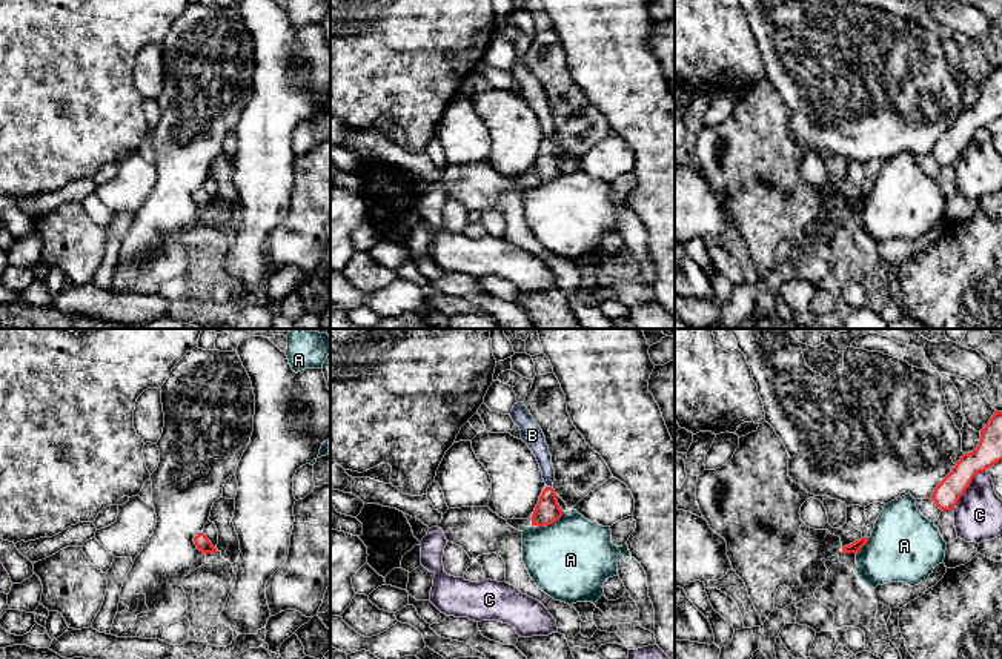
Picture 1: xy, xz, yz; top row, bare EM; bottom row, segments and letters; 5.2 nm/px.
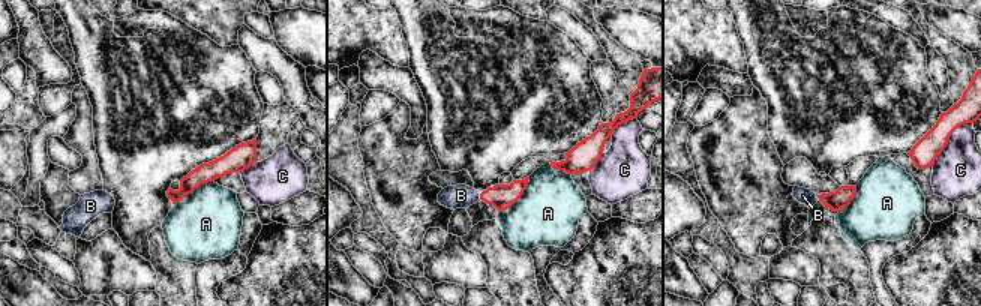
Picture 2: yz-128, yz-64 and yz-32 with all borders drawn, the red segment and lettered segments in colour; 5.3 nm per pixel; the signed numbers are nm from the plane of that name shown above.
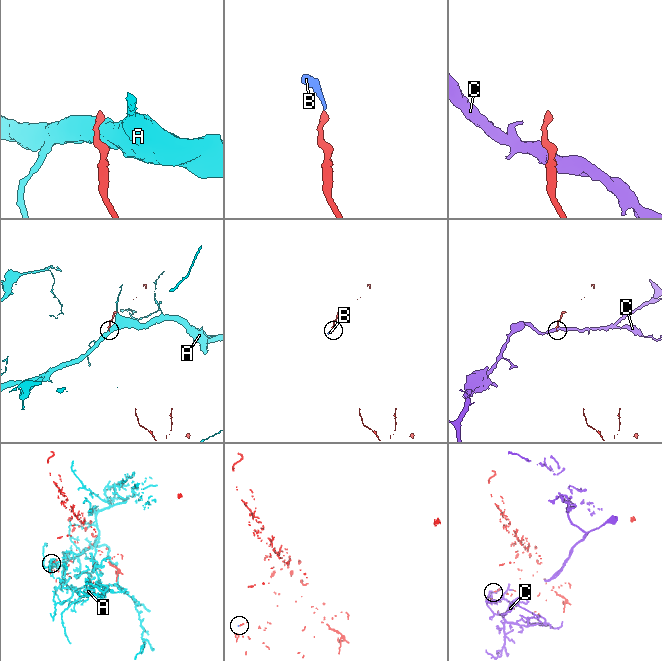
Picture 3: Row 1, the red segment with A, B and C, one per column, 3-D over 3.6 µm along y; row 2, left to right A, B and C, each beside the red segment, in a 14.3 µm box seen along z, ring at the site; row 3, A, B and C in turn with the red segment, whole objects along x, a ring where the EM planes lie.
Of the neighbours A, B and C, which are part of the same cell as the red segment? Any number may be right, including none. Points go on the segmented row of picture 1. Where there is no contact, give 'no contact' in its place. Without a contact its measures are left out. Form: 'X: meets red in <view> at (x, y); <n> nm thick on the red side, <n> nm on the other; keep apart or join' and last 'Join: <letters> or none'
A: meets red in xz at (547, 524); 130 nm thick on the red side, 420 nm on the other; keep apart
B: meets red in xz at (549, 487); 130 nm thick on the red side, 100 nm on the other; join
C: meets red in yz at (968, 486); 140 nm thick on the red side, 260 nm on the other; keep apart
Join: B

